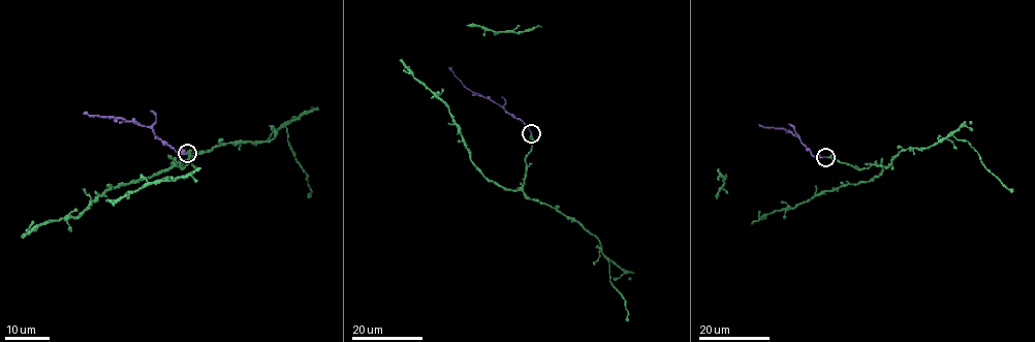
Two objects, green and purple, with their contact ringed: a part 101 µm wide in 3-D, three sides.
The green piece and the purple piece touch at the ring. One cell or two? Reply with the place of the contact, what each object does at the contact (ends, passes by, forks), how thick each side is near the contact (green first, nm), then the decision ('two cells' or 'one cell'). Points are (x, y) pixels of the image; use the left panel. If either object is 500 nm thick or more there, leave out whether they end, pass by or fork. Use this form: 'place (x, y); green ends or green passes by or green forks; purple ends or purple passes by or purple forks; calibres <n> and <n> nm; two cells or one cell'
place (187, 153); green passes by; purple ends; calibres 220 and 170 nm; one cell

